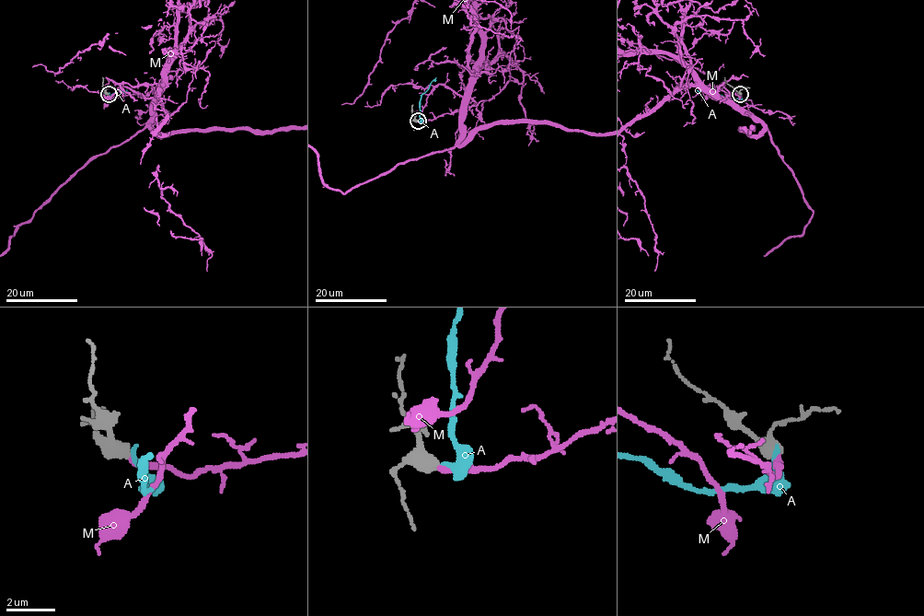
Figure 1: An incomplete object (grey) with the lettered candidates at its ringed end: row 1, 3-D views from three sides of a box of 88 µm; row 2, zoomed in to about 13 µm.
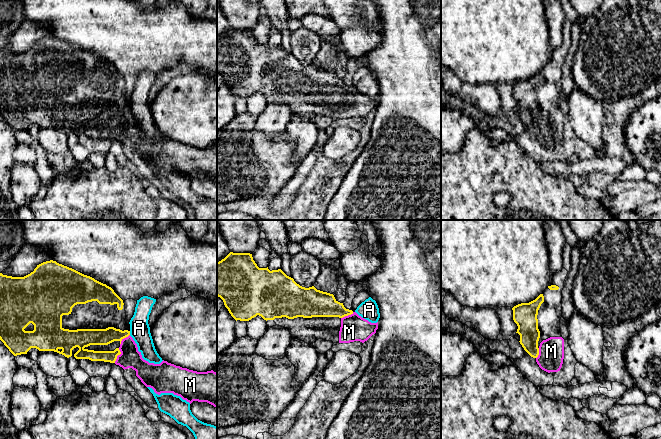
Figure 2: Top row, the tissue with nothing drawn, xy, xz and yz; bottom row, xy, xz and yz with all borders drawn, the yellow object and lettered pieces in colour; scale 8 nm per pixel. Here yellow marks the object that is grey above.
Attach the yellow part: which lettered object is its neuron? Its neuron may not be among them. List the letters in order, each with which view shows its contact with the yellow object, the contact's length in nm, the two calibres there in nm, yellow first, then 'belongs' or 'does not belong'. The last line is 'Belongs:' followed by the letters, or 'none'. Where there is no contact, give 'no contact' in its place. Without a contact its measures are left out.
A: xy | 30 nm | 130/160 nm | does not belong
M: xy | 130 nm | 130/170 nm | belongs
Belongs: M

